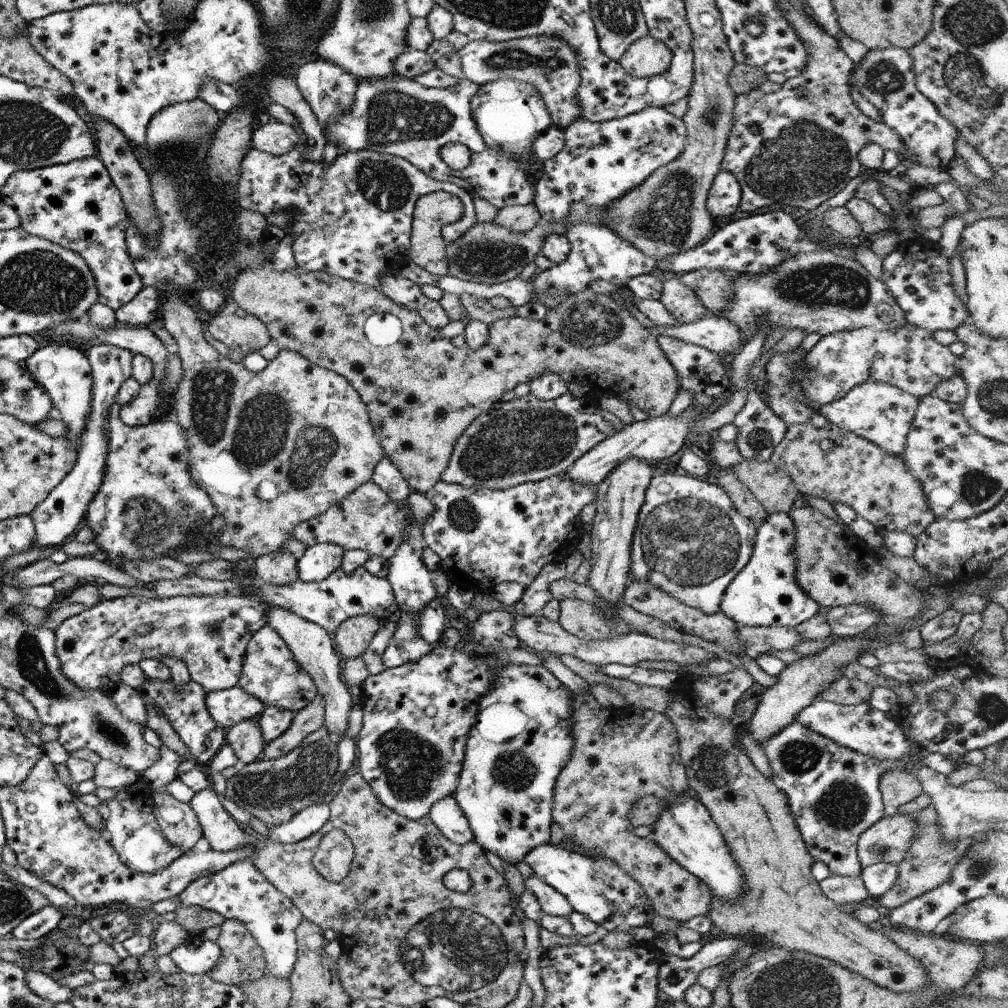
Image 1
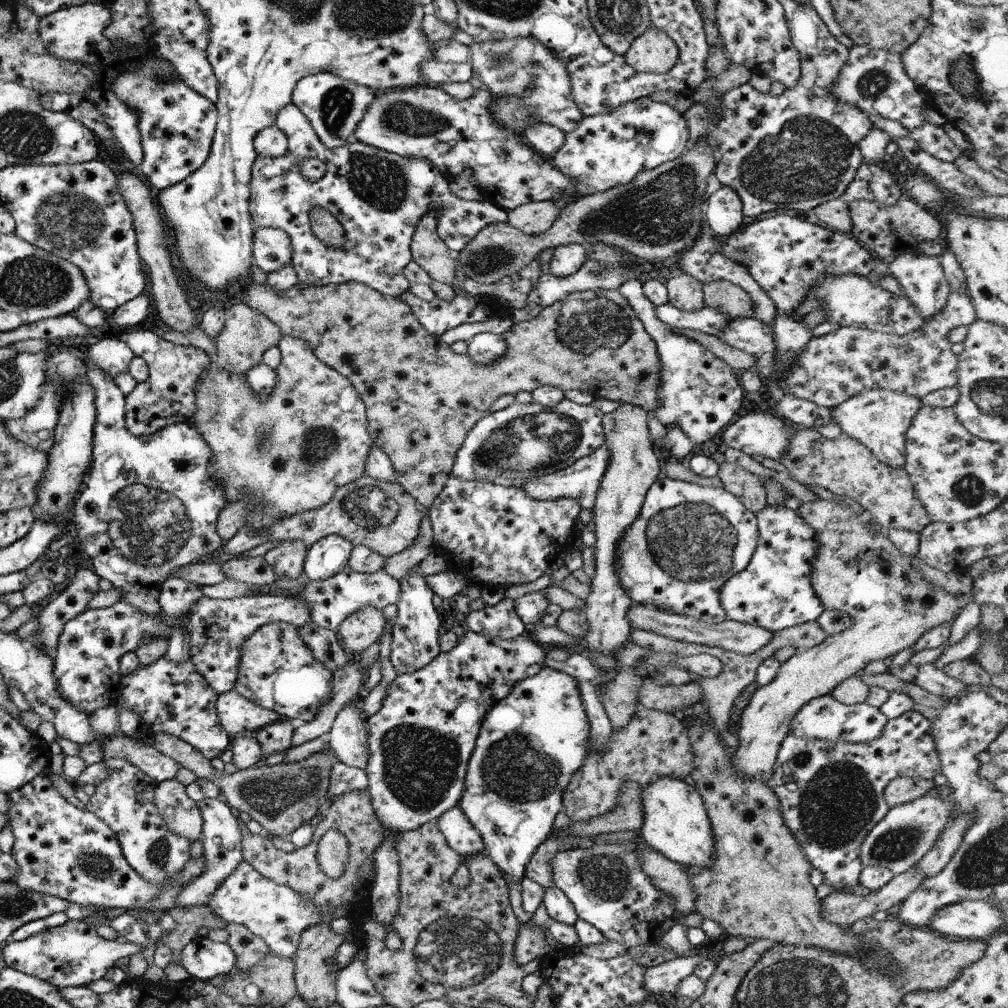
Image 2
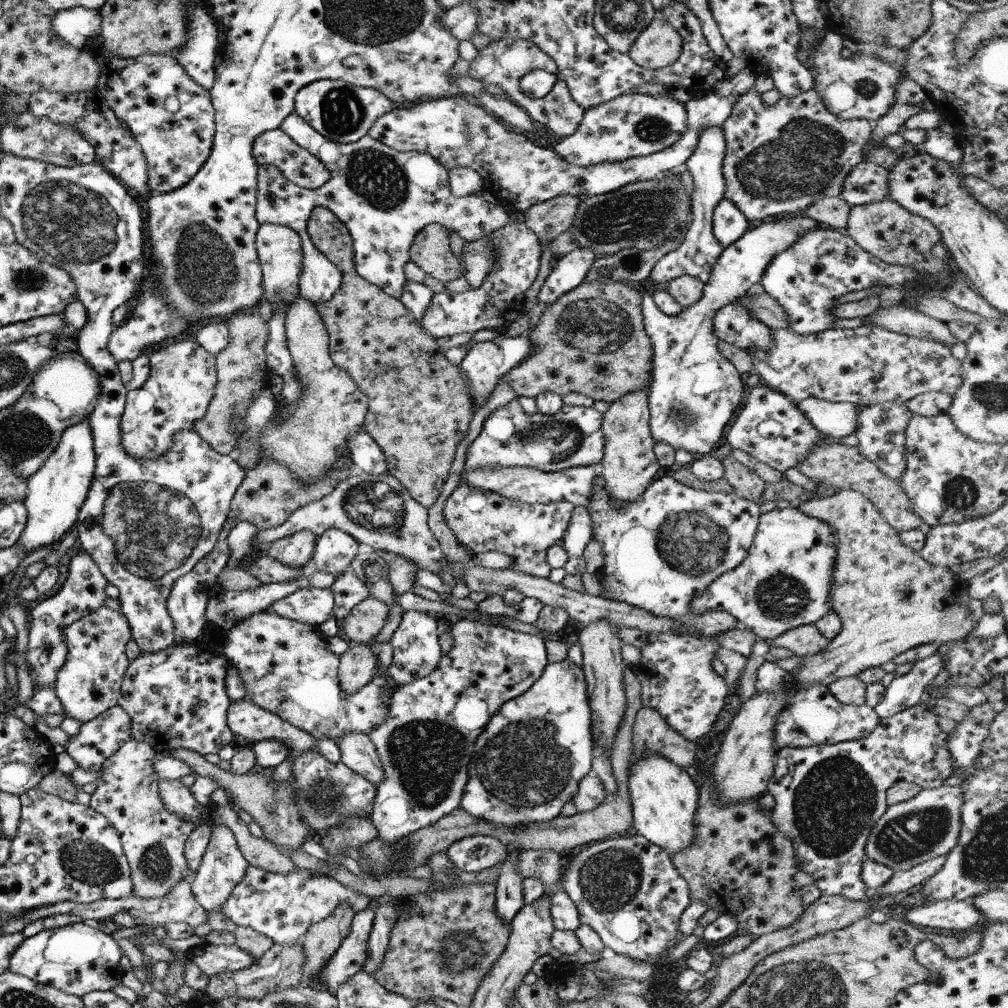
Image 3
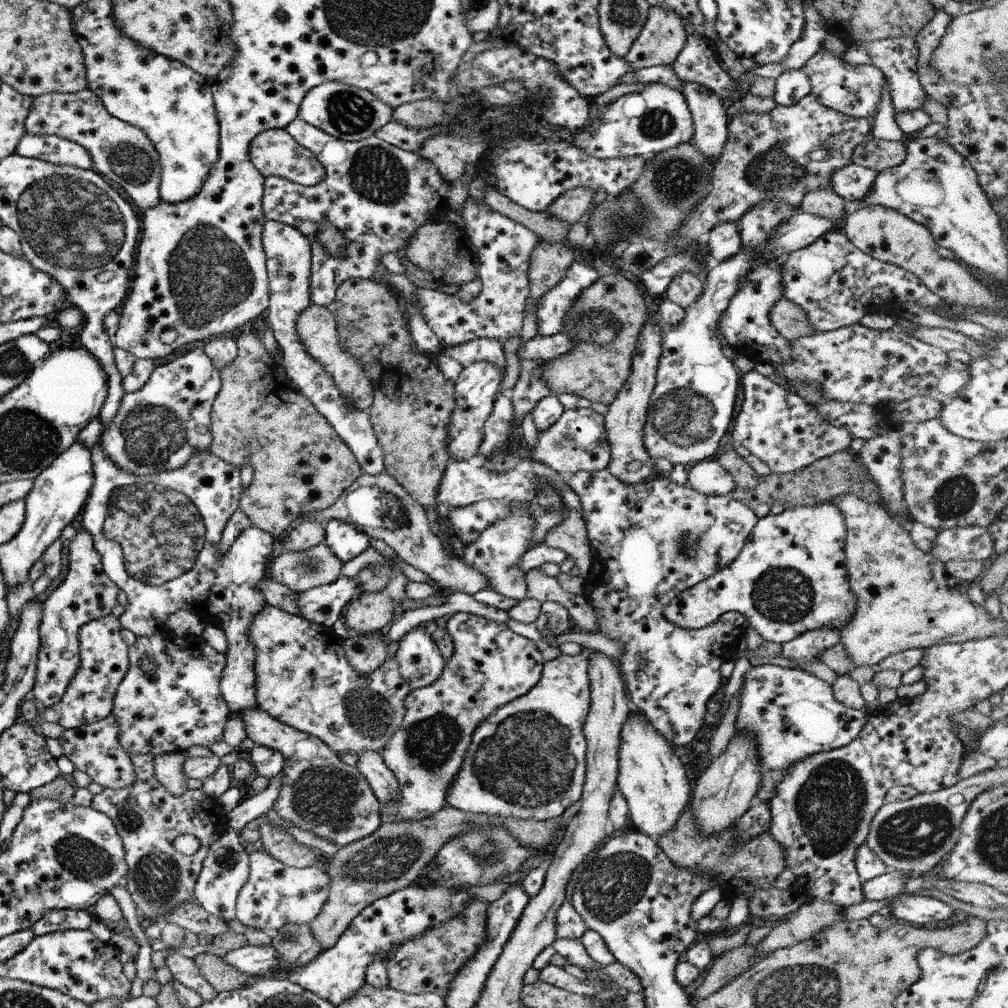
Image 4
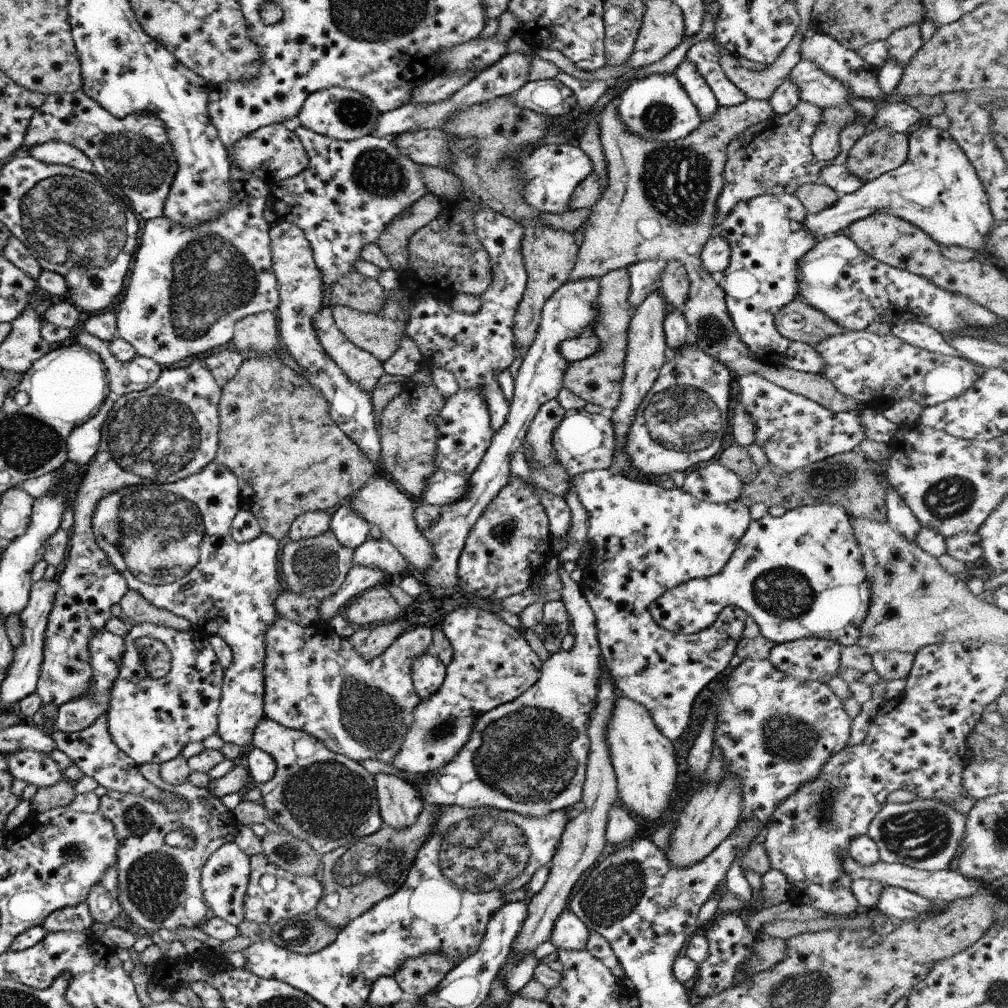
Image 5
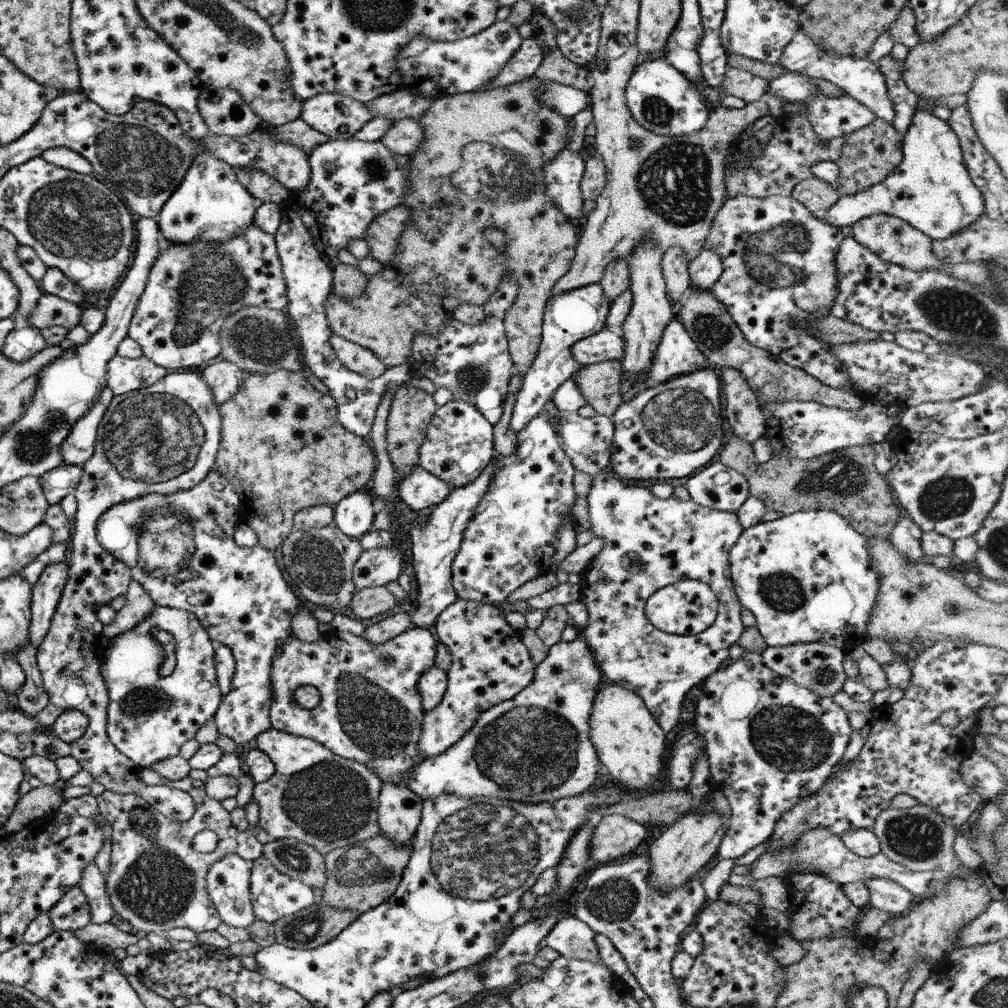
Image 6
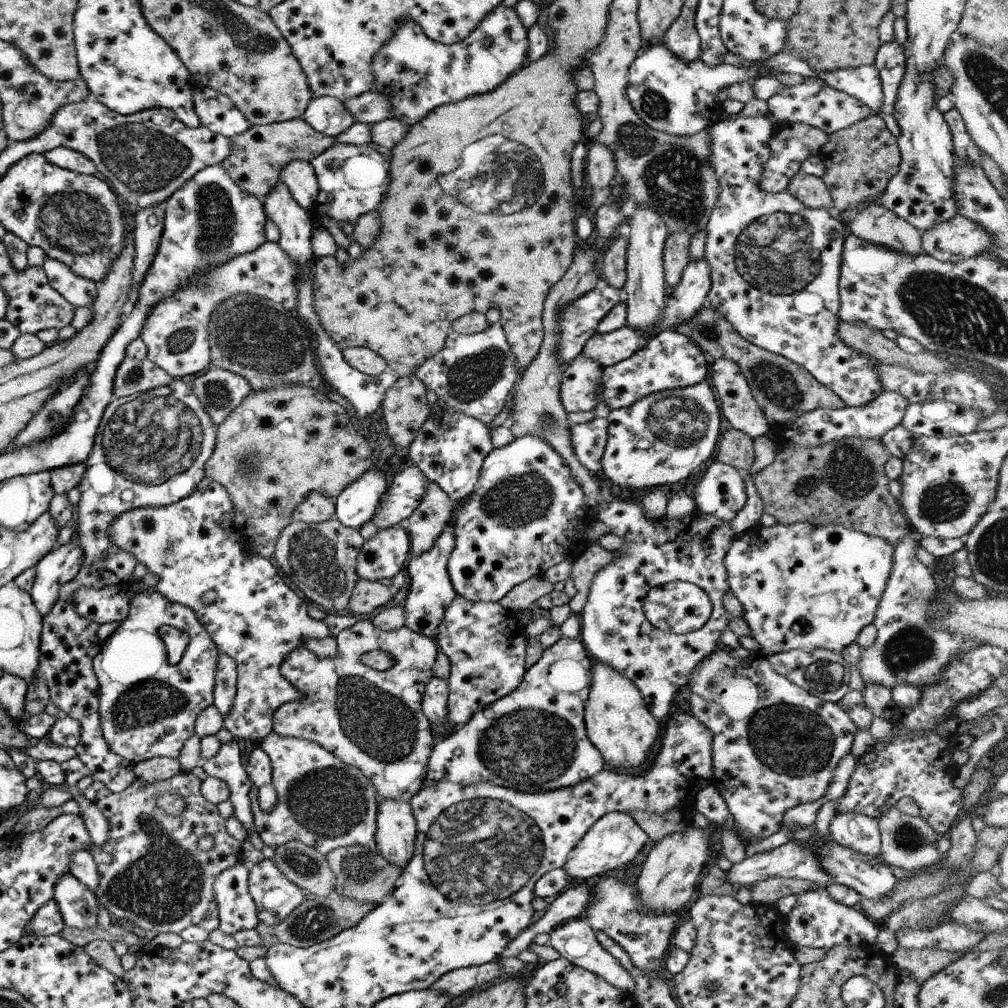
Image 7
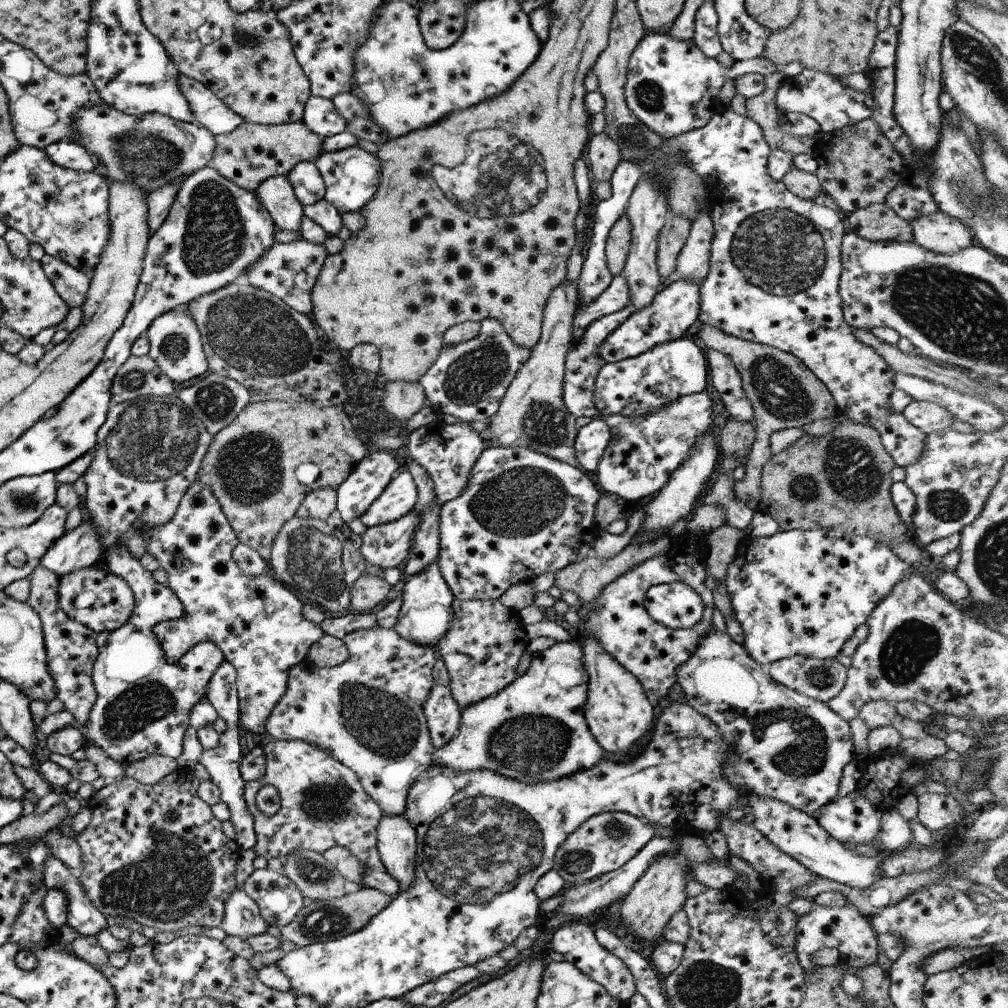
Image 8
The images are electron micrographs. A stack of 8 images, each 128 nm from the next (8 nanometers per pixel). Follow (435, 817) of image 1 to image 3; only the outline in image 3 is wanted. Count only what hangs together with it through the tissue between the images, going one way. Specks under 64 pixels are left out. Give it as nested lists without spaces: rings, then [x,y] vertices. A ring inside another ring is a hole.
[[[464,836],[446,850],[446,856],[457,869],[480,873],[502,864],[508,858],[508,847],[492,836]]]

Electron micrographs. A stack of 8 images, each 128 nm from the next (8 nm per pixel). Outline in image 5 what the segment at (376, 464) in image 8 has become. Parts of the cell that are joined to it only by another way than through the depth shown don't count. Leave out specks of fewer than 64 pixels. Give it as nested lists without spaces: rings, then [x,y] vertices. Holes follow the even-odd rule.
[[[348,503],[339,505],[331,512],[330,530],[348,548],[358,548],[370,538],[371,524],[362,518]]]

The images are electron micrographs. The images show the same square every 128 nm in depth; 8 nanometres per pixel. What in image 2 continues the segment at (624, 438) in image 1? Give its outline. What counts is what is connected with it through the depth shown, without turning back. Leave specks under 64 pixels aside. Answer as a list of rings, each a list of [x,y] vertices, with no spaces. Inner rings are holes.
[[[604,444],[597,448],[591,455],[582,457],[577,460],[572,466],[547,474],[544,476],[533,476],[532,478],[524,480],[521,488],[525,493],[537,501],[553,501],[556,499],[572,499],[575,500],[581,509],[590,510],[593,516],[593,508],[595,507],[595,498],[597,490],[600,488],[604,471],[608,466],[609,450]]]

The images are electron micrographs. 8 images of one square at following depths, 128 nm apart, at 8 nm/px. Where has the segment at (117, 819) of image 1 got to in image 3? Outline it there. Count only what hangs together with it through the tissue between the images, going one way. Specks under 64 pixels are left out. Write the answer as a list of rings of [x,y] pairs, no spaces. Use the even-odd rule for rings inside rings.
[[[128,740],[112,754],[107,762],[102,764],[96,783],[96,790],[91,795],[90,807],[102,814],[108,823],[118,832],[124,855],[129,863],[132,882],[134,882],[134,895],[141,898],[160,898],[168,894],[180,880],[188,877],[188,862],[185,858],[185,843],[188,841],[194,824],[182,820],[176,814],[170,814],[160,800],[158,782],[159,778],[154,772],[155,749],[146,741]]]

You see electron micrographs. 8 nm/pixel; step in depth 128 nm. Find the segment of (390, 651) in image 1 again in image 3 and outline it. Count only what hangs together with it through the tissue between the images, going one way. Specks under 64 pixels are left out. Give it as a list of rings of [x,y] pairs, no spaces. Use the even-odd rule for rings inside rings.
[[[406,610],[402,614],[400,626],[392,636],[394,655],[392,664],[386,671],[386,676],[393,679],[396,685],[409,684],[412,680],[425,678],[432,674],[438,666],[443,653],[439,644],[439,631],[437,620],[434,616],[418,610]]]

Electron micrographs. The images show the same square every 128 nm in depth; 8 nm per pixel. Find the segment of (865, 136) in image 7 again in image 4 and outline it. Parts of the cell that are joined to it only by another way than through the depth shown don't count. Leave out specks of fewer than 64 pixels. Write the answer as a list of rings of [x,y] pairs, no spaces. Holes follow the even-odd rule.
[[[871,135],[854,148],[851,162],[879,174],[890,167],[902,164],[906,155],[907,146],[902,141],[880,140]]]

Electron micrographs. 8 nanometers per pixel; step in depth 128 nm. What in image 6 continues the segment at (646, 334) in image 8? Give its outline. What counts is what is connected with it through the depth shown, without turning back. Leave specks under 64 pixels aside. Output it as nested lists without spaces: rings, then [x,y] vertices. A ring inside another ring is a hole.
[[[704,248],[695,254],[688,265],[691,286],[693,285],[700,291],[710,291],[723,271],[724,265],[721,258],[722,254]],[[608,329],[579,340],[573,346],[573,357],[581,364],[593,365],[602,361],[620,361],[624,358],[625,338]]]

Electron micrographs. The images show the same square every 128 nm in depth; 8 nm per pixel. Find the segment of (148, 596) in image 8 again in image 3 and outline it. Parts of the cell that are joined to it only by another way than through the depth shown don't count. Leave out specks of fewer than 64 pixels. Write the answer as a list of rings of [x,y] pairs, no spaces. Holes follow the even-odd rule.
[[[203,641],[192,644],[173,643],[160,652],[141,652],[126,670],[118,700],[118,705],[130,716],[131,739],[146,741],[156,753],[163,749],[184,748],[204,757],[218,754],[224,746],[230,745],[233,734],[227,726],[230,701],[225,686],[226,661],[222,651]]]

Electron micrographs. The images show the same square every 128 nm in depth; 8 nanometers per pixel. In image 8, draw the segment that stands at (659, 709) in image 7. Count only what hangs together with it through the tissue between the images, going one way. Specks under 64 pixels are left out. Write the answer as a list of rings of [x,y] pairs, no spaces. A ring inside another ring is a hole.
[[[708,533],[684,534],[684,540],[677,540],[676,548],[654,559],[649,559],[616,577],[606,585],[594,601],[597,607],[590,615],[583,615],[585,636],[590,635],[603,644],[626,670],[629,670],[644,687],[648,700],[654,707],[664,698],[671,686],[677,682],[675,670],[687,661],[698,648],[700,639],[714,631],[712,613],[715,608],[713,590],[708,589],[706,578],[706,536]],[[664,583],[684,583],[692,587],[704,605],[702,618],[689,629],[671,629],[656,622],[644,606],[649,588]]]

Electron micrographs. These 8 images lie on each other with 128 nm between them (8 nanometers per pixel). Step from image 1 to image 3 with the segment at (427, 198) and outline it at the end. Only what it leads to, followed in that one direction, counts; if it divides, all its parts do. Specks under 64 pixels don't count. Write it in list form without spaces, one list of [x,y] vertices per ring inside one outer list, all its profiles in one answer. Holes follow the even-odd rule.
[[[431,223],[416,234],[410,248],[410,261],[444,285],[463,276],[462,264],[452,252],[449,239],[444,226]]]

